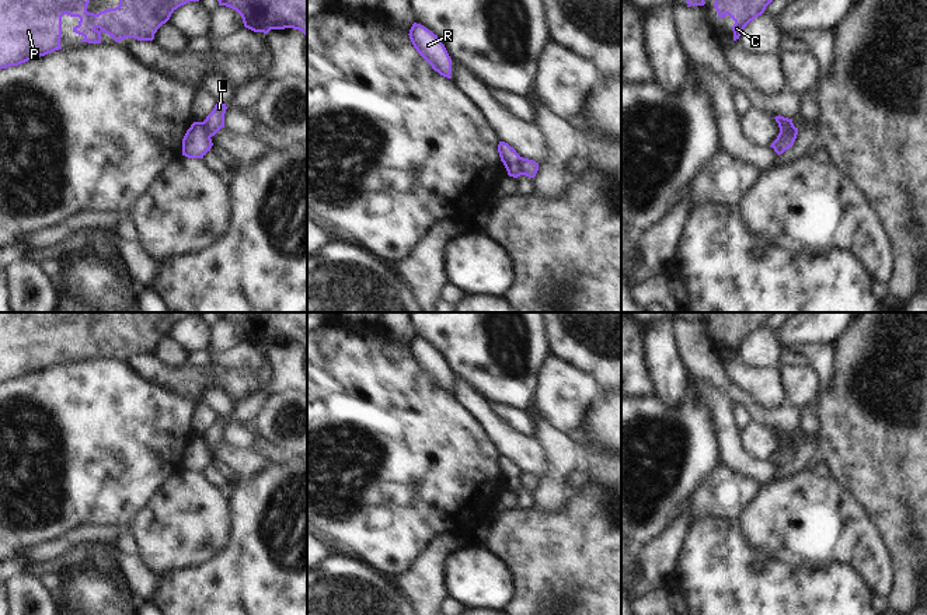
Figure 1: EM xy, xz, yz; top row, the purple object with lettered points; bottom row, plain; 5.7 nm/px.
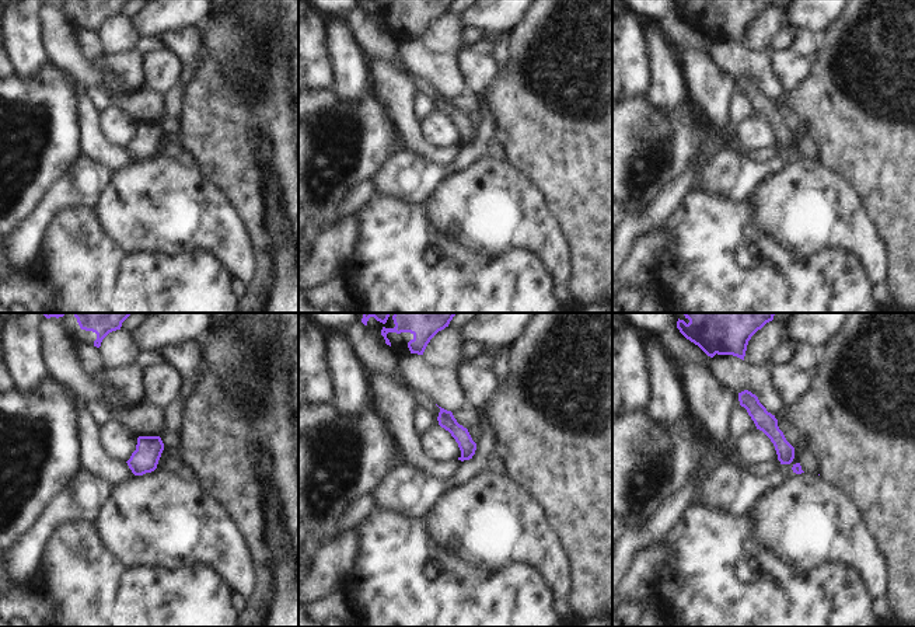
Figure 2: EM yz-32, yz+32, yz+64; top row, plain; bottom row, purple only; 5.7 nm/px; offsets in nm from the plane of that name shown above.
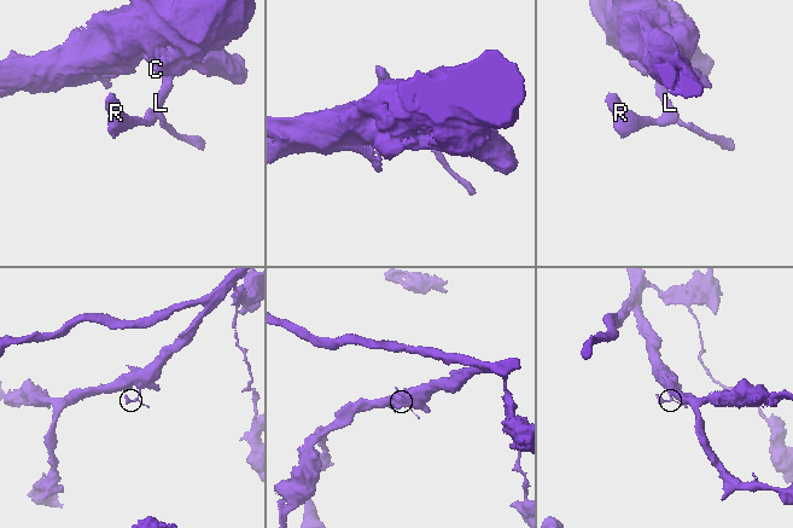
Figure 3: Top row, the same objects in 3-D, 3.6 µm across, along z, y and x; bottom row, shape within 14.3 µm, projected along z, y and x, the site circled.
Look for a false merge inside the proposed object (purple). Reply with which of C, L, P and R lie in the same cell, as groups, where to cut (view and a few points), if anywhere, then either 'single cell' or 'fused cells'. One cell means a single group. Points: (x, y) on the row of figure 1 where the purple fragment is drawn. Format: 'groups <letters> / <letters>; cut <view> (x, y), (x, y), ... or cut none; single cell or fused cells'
groups C L P / R; cut xz (522, 157), (519, 163), (520, 174); fused cells

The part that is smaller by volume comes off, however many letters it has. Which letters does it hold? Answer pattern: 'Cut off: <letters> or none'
Cut off: R.

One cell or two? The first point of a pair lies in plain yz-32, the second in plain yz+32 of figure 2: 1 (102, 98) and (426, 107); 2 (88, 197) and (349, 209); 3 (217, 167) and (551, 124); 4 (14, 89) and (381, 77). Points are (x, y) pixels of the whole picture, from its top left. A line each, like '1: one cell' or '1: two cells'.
1: one cell
2: two cells
3: one cell
4: two cells

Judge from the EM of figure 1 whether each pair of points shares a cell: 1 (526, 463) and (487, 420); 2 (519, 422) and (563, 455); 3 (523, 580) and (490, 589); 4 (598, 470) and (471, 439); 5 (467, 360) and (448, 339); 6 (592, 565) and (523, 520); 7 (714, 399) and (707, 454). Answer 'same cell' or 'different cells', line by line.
1: same cell
2: different cells
3: different cells
4: different cells
5: same cell
6: same cell
7: different cells

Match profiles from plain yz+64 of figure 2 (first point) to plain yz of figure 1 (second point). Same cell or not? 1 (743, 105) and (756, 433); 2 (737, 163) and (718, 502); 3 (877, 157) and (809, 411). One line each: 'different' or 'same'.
1: different
2: same
3: different

